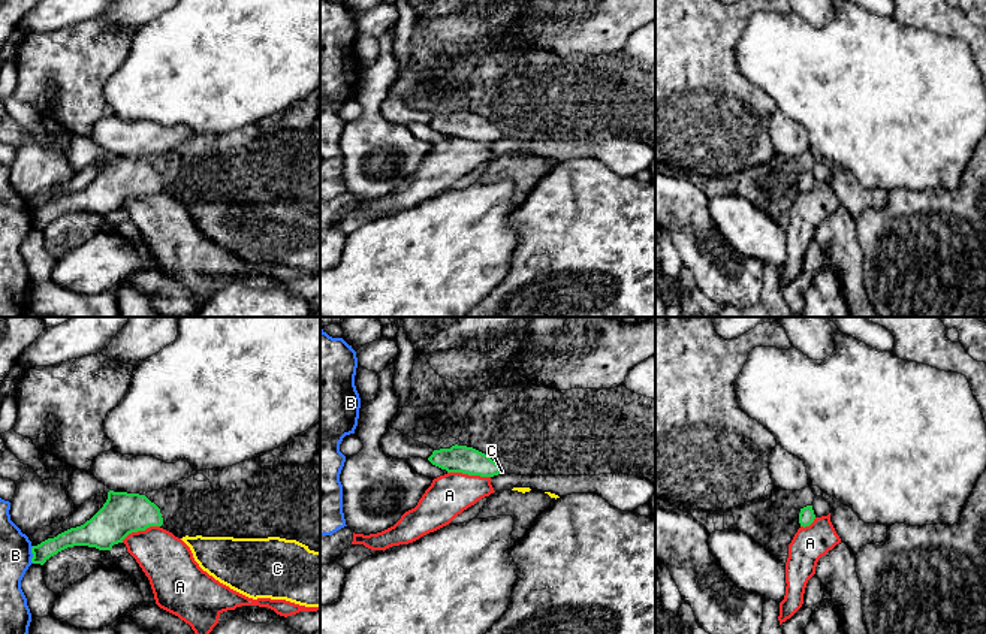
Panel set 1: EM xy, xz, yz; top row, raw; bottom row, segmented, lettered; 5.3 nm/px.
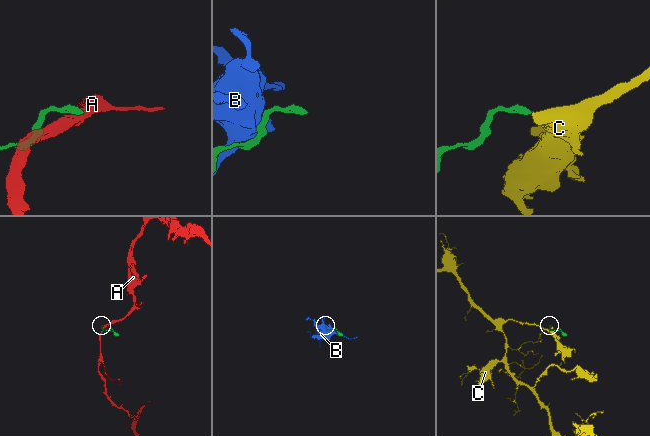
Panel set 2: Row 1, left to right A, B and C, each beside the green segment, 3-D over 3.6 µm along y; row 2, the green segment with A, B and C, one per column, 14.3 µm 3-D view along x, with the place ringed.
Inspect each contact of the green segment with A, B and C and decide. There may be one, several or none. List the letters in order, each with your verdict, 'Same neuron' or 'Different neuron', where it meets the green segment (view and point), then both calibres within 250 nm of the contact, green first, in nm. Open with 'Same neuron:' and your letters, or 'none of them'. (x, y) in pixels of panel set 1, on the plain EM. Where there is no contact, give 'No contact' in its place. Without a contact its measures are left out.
Same neuron: C
A: Different neuron. Touches green at xz (469, 139). Thickness 150 nm (green) against 220 nm
B: Different neuron. Touches green at xy (33, 220). Thickness 100 nm (green) against 180 nm
C: Same neuron. Touches green at xz (500, 135). Thickness 150 nm (green) against 20 nm

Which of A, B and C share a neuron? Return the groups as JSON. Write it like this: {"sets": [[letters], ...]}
{"sets": [["A"], ["B"], ["C"]]}

